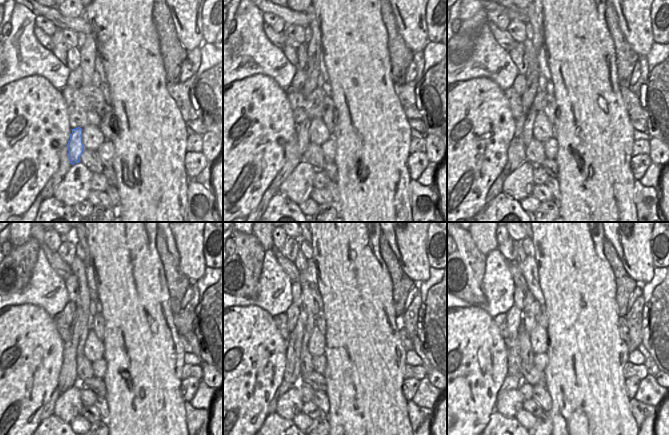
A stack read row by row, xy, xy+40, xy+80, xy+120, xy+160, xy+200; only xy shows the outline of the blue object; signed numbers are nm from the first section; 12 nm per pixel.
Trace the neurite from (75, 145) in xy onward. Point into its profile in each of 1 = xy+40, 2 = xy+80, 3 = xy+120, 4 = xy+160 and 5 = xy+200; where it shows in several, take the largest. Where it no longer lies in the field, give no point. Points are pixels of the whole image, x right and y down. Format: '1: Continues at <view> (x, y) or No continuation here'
1: Continues at xy+40 (302, 129)
2: Continues at xy+80 (528, 125)
3: Continues at xy+120 (81, 342)
4: Continues at xy+160 (301, 263)
5: Continues at xy+200 (530, 322).

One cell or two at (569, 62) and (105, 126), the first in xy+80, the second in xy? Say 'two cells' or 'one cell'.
two cells

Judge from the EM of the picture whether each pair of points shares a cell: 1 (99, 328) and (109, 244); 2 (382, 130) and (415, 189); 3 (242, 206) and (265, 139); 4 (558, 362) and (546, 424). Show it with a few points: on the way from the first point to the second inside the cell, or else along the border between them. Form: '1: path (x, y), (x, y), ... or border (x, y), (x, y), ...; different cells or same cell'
1: border (101, 313), (104, 319), (103, 337); different cells
2: border (411, 179), (409, 182), (410, 204); different cells
3: path (246, 189), (248, 156); same cell
4: border (548, 413), (553, 424); different cells

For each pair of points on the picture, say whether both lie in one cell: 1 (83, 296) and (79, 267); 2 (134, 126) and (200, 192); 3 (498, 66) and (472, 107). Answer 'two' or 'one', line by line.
1: one
2: two
3: two

